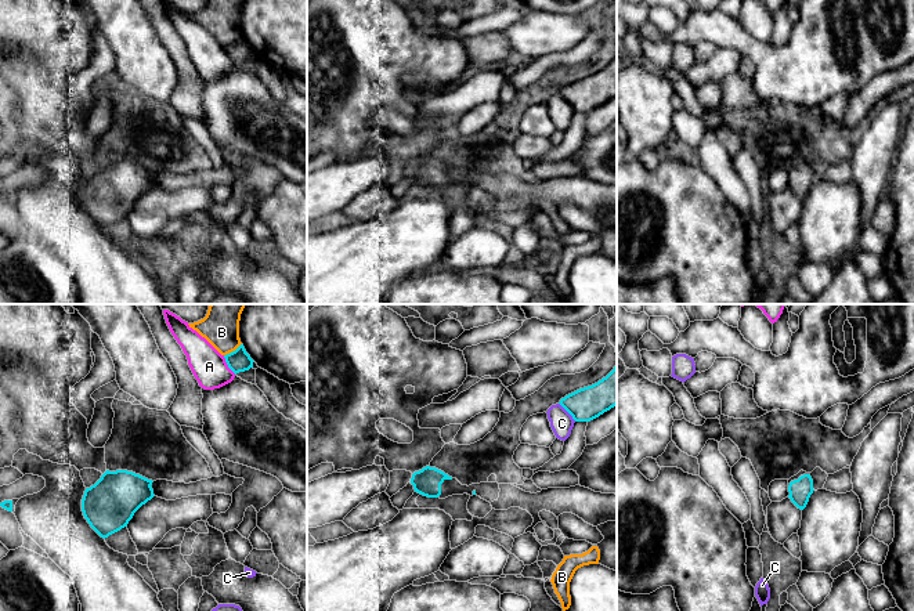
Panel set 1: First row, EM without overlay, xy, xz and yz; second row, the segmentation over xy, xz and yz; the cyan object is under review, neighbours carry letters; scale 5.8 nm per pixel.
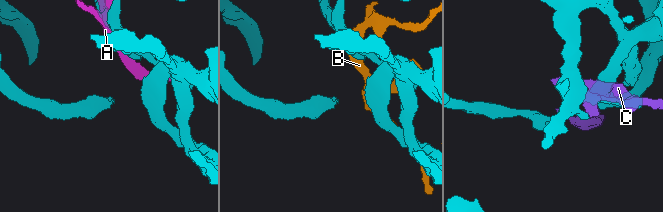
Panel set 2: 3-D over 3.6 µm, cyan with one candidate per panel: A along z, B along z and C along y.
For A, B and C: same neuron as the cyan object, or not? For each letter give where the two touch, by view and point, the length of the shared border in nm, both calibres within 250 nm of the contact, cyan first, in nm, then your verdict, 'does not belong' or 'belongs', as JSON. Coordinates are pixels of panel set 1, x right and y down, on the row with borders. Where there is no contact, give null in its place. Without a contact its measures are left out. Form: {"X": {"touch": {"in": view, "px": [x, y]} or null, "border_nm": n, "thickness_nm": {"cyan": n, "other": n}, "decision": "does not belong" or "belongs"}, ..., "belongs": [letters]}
{"A": {"touch": {"in": "xy", "px": [227, 364]}, "border_nm": 130, "thickness_nm": {"cyan": 130, "other": 200}, "decision": "does not belong"}, "B": {"touch": {"in": "xy", "px": [232, 351]}, "border_nm": 130, "thickness_nm": {"cyan": 130, "other": 220}, "decision": "does not belong"}, "C": {"touch": {"in": "xz", "px": [567, 411]}, "border_nm": 150, "thickness_nm": {"cyan": 190, "other": 140}, "decision": "does not belong"}, "belongs": []}

